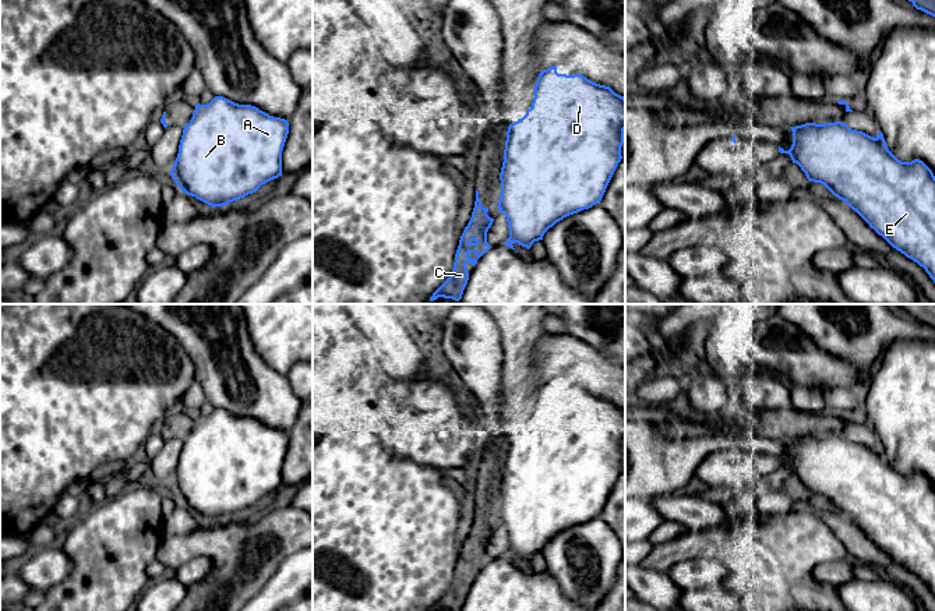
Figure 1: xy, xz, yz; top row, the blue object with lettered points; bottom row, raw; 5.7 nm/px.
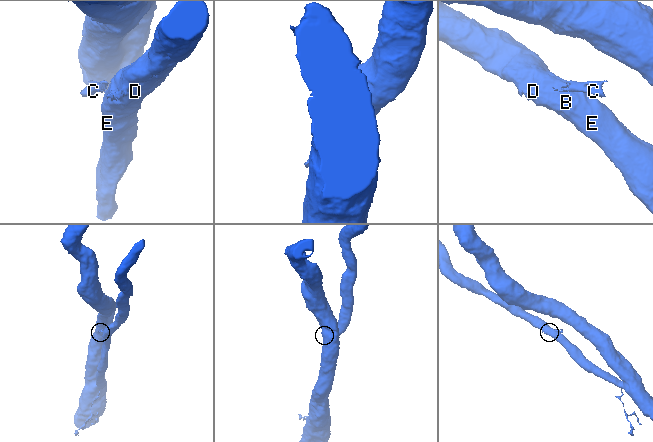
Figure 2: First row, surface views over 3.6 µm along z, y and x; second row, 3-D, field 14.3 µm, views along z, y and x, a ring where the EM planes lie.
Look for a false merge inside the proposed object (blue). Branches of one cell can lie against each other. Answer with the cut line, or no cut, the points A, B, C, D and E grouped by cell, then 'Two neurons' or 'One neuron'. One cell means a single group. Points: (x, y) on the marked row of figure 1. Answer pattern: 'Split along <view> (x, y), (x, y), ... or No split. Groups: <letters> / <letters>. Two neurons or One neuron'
Split along xz (498, 201), (500, 208). Groups: A B D E / C. Two neurons

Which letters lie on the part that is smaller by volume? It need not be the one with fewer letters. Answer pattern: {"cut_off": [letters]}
{"cut_off": ["C"]}

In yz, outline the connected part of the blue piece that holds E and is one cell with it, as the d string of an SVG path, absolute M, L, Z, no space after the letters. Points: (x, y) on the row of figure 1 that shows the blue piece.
M805 123L790 127L793 145L788 151L779 146L780 153L788 153L807 179L823 184L835 197L855 211L893 248L925 269L935 283L935 176L920 159L899 160L888 148L883 134L874 138L862 131L851 130L846 123Z

